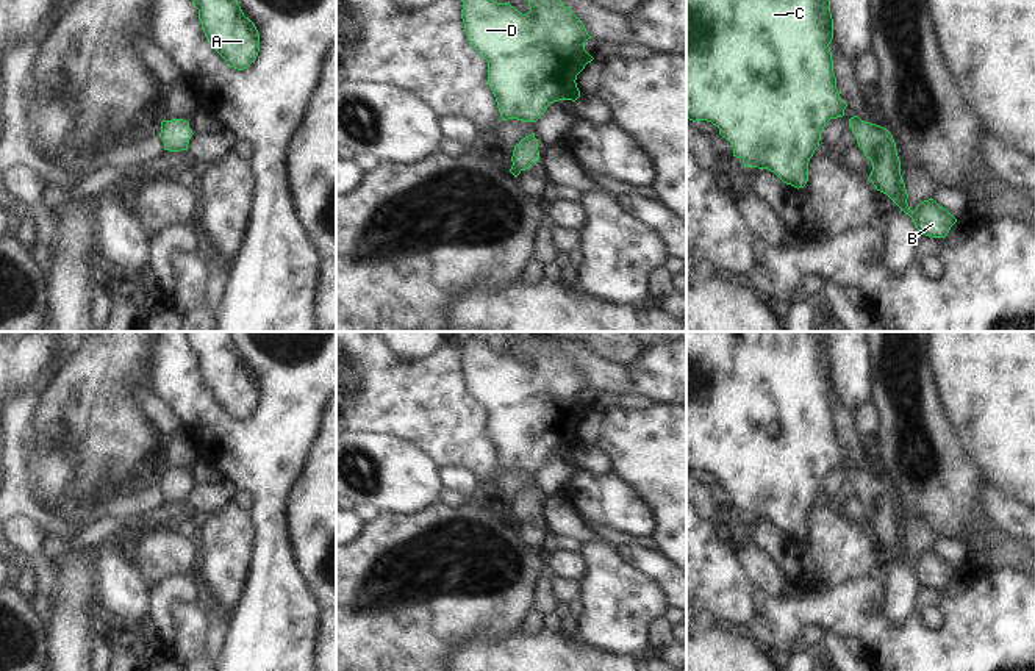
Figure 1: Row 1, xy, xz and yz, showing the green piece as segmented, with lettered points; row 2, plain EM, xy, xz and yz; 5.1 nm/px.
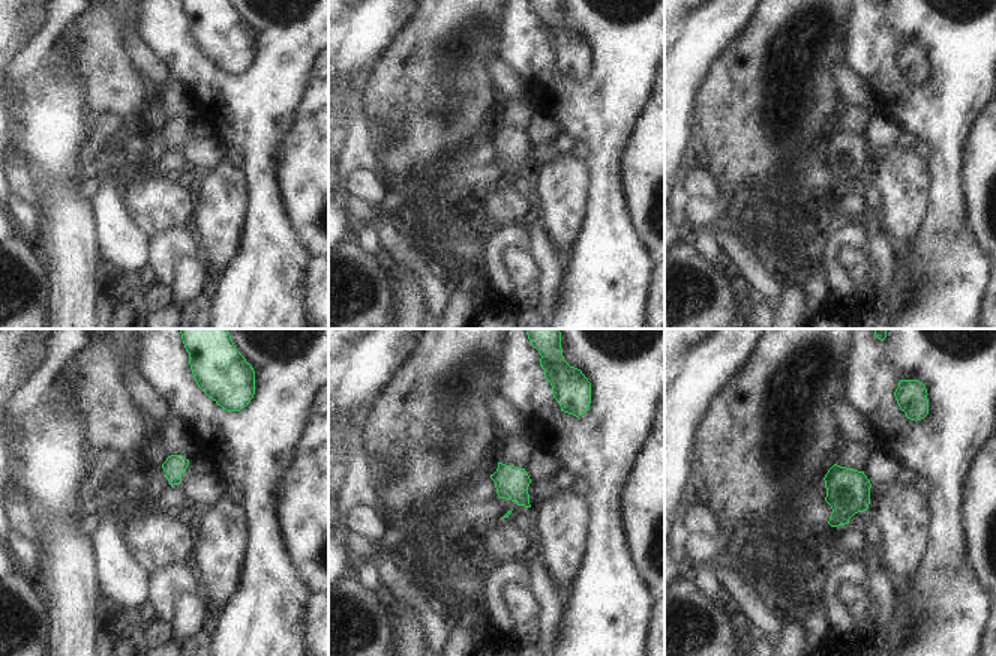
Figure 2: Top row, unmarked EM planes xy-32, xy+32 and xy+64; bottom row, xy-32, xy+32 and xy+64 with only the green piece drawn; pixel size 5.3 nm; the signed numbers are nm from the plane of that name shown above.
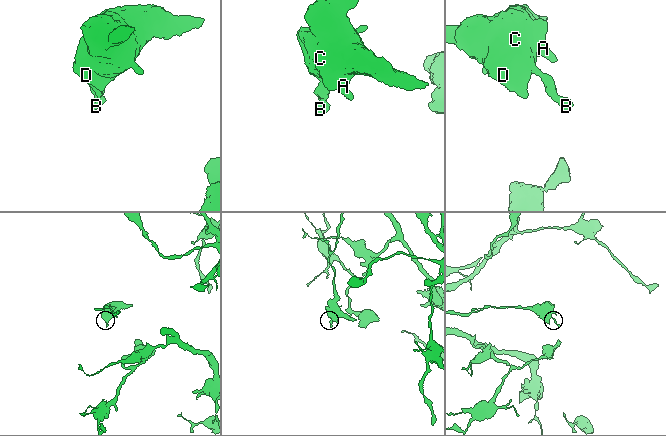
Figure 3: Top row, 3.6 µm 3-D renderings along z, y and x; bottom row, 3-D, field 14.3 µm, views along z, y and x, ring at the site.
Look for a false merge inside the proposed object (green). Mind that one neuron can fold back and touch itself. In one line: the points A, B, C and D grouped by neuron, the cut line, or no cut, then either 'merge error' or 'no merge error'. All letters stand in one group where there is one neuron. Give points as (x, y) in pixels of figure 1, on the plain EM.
groups A B C D; cut none; no merge error

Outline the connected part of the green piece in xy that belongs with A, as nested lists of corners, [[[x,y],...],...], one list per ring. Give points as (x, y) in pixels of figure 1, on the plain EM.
[[[186,332],[208,393],[238,421],[247,419],[258,407],[260,383],[244,366],[231,332]]]

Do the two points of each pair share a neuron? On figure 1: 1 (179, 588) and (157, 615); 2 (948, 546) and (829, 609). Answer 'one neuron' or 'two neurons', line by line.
1: one neuron
2: two neurons

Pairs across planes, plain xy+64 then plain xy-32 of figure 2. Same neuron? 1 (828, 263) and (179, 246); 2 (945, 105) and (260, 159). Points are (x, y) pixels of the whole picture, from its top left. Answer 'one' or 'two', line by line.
1: one
2: one

